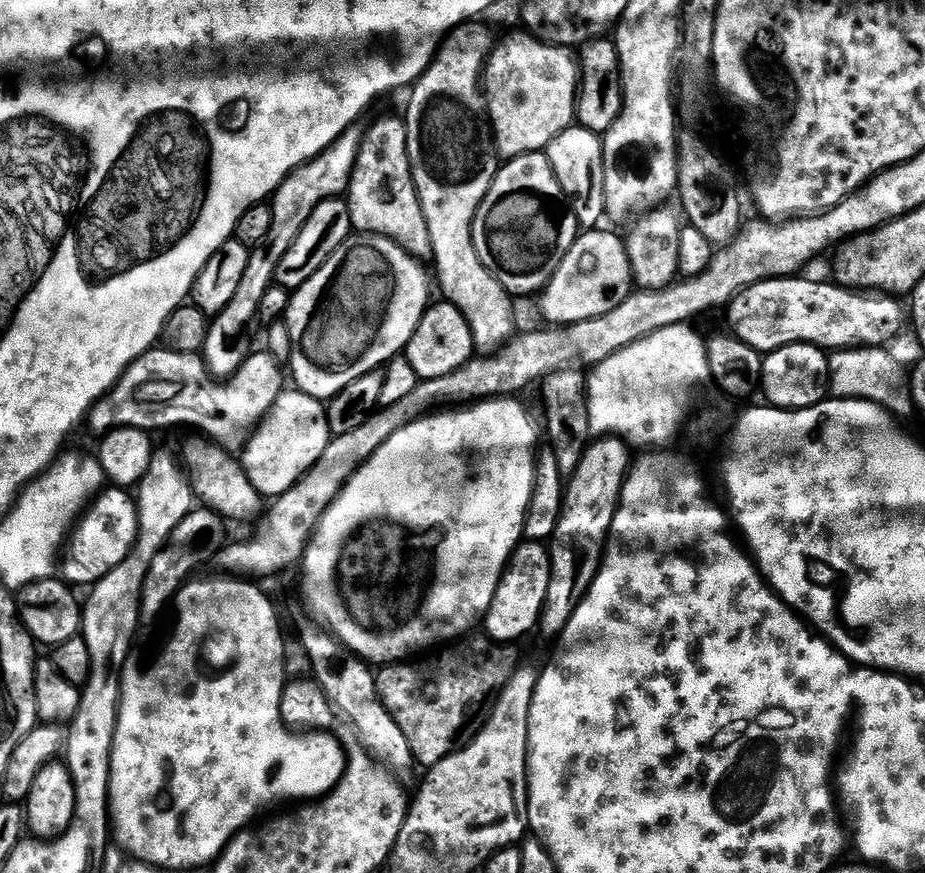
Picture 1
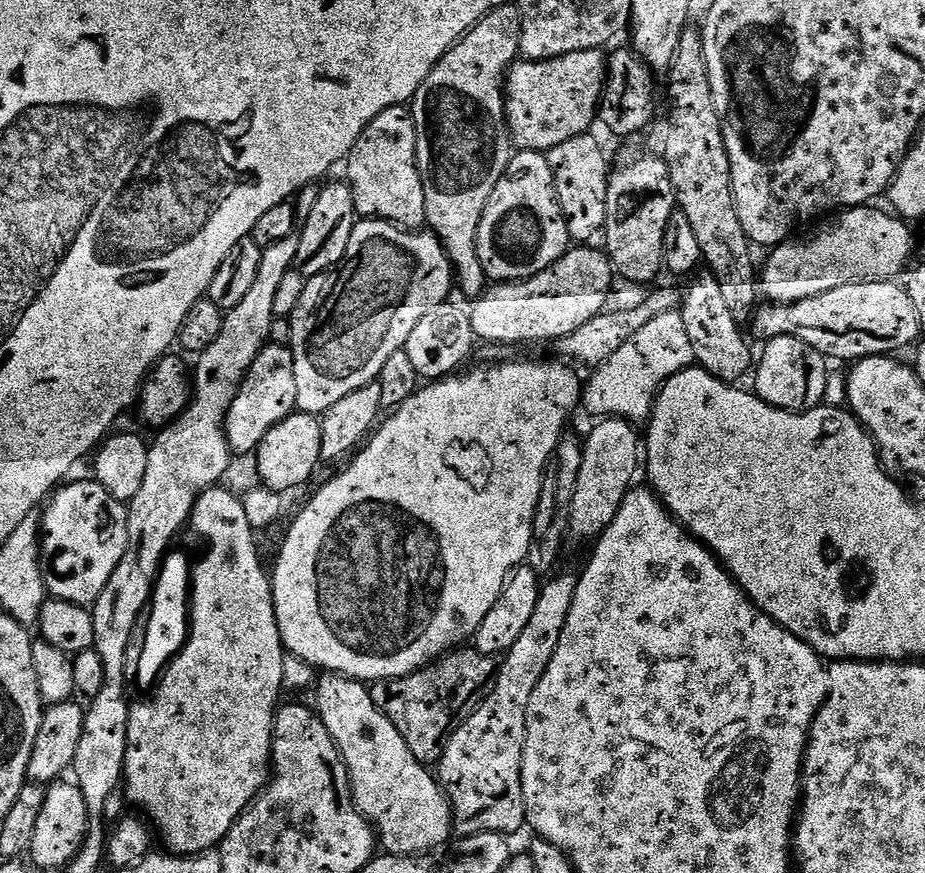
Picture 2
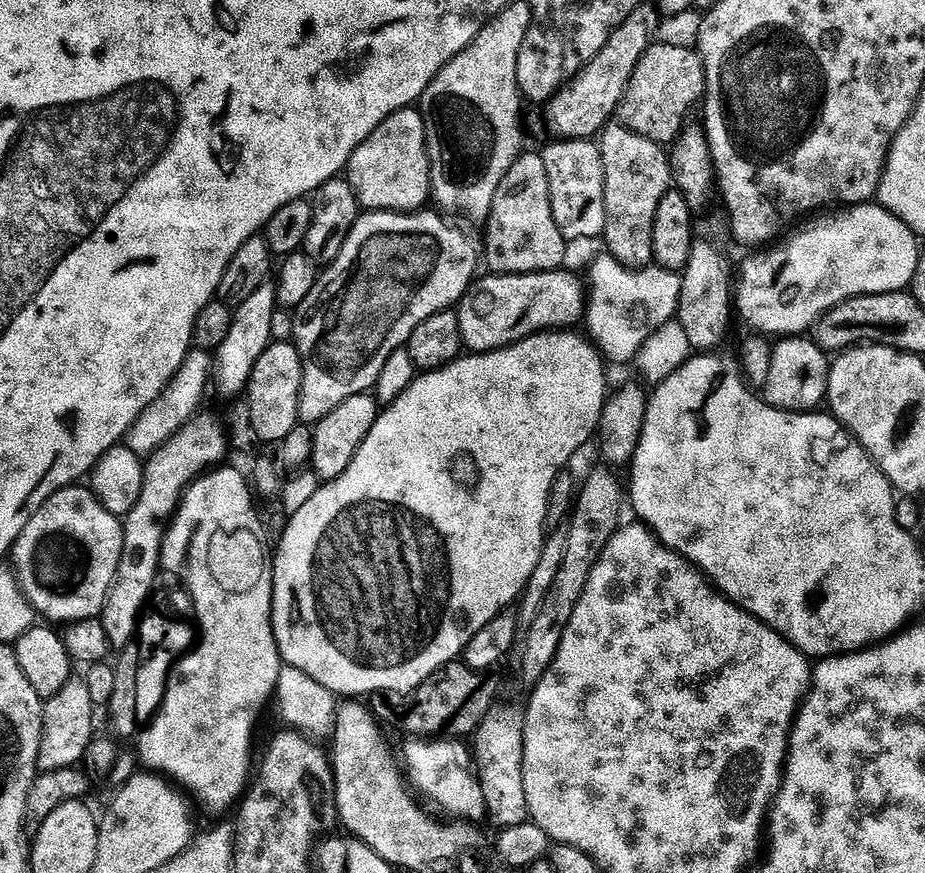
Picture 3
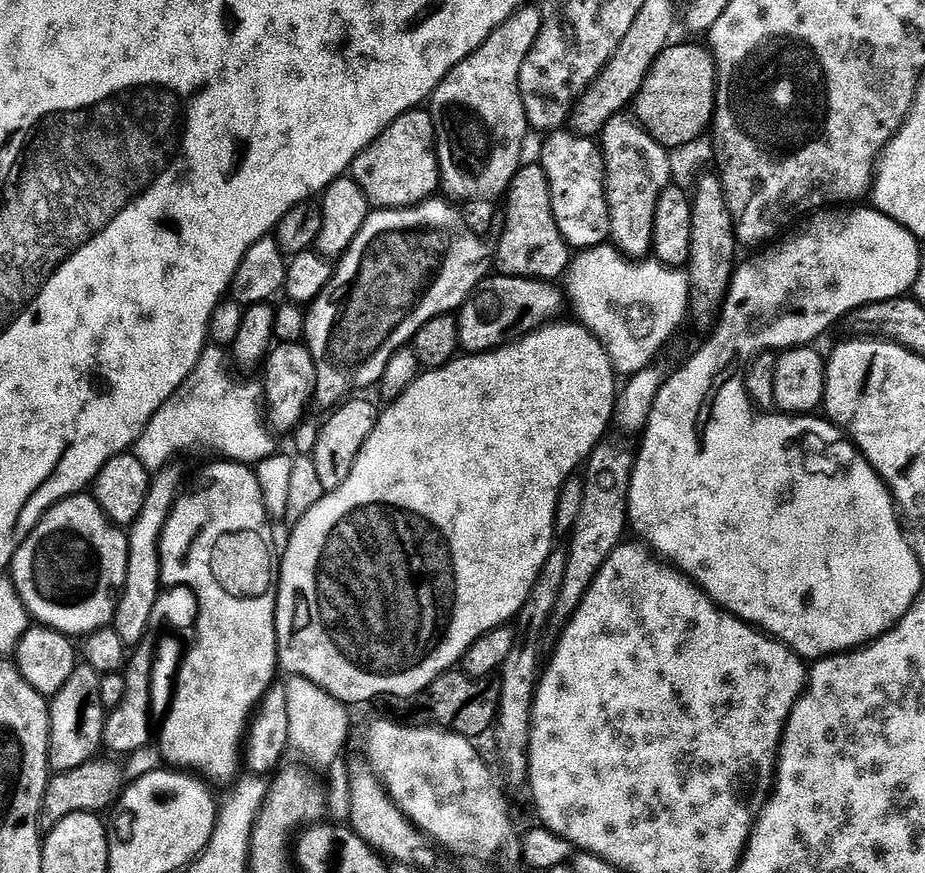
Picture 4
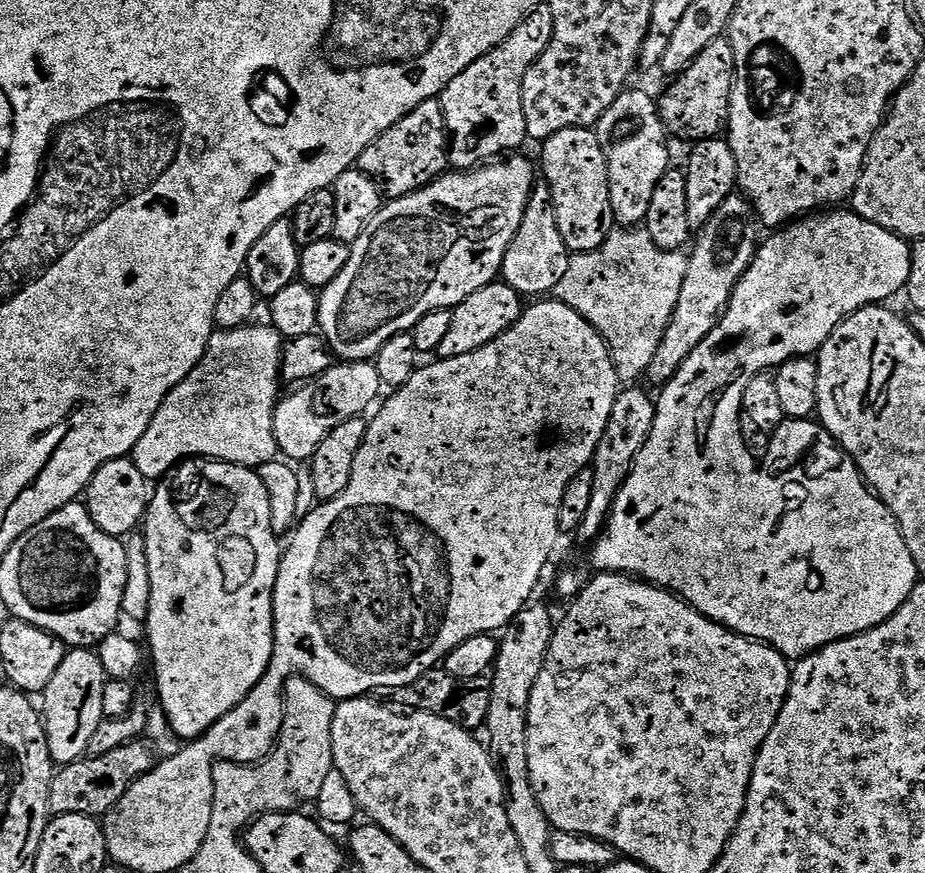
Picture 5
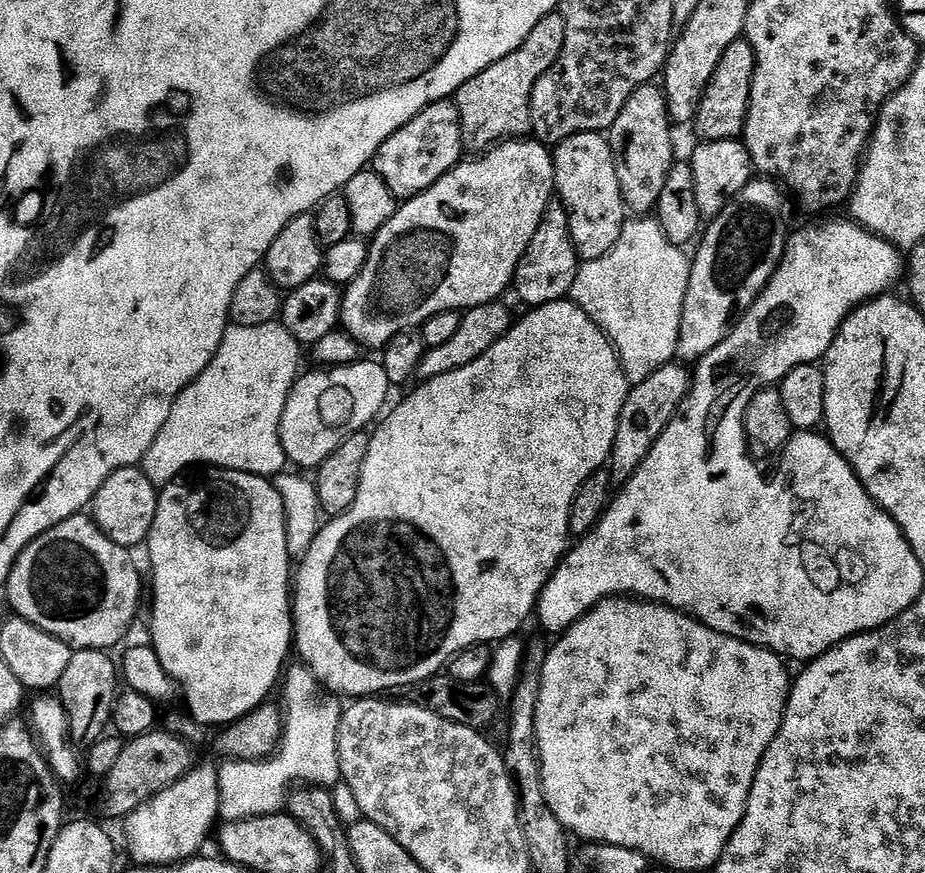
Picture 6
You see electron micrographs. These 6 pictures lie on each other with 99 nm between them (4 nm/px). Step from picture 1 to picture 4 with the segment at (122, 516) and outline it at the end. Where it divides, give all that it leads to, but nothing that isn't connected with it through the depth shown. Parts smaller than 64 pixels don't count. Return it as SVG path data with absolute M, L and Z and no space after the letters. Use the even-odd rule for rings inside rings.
M92 494L59 500L16 547L10 565L11 582L29 617L37 625L62 632L69 638L87 638L91 632L107 628L115 621L127 573L128 532L109 520Z

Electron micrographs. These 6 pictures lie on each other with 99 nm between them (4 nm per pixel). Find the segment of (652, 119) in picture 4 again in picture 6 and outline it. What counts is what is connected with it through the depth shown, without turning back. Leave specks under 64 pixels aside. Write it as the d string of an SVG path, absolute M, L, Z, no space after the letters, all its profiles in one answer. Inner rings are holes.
M747 39L730 42L706 86L696 111L694 127L701 132L704 140L734 140L743 133L755 69L756 55Z

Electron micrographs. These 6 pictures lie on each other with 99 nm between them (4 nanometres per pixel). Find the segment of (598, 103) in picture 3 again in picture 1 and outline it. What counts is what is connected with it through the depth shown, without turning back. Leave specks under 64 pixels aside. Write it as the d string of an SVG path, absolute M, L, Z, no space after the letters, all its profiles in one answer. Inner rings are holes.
M516 30L497 43L488 57L482 77L501 157L544 152L558 134L573 127L581 70L573 49L543 44L524 30Z

